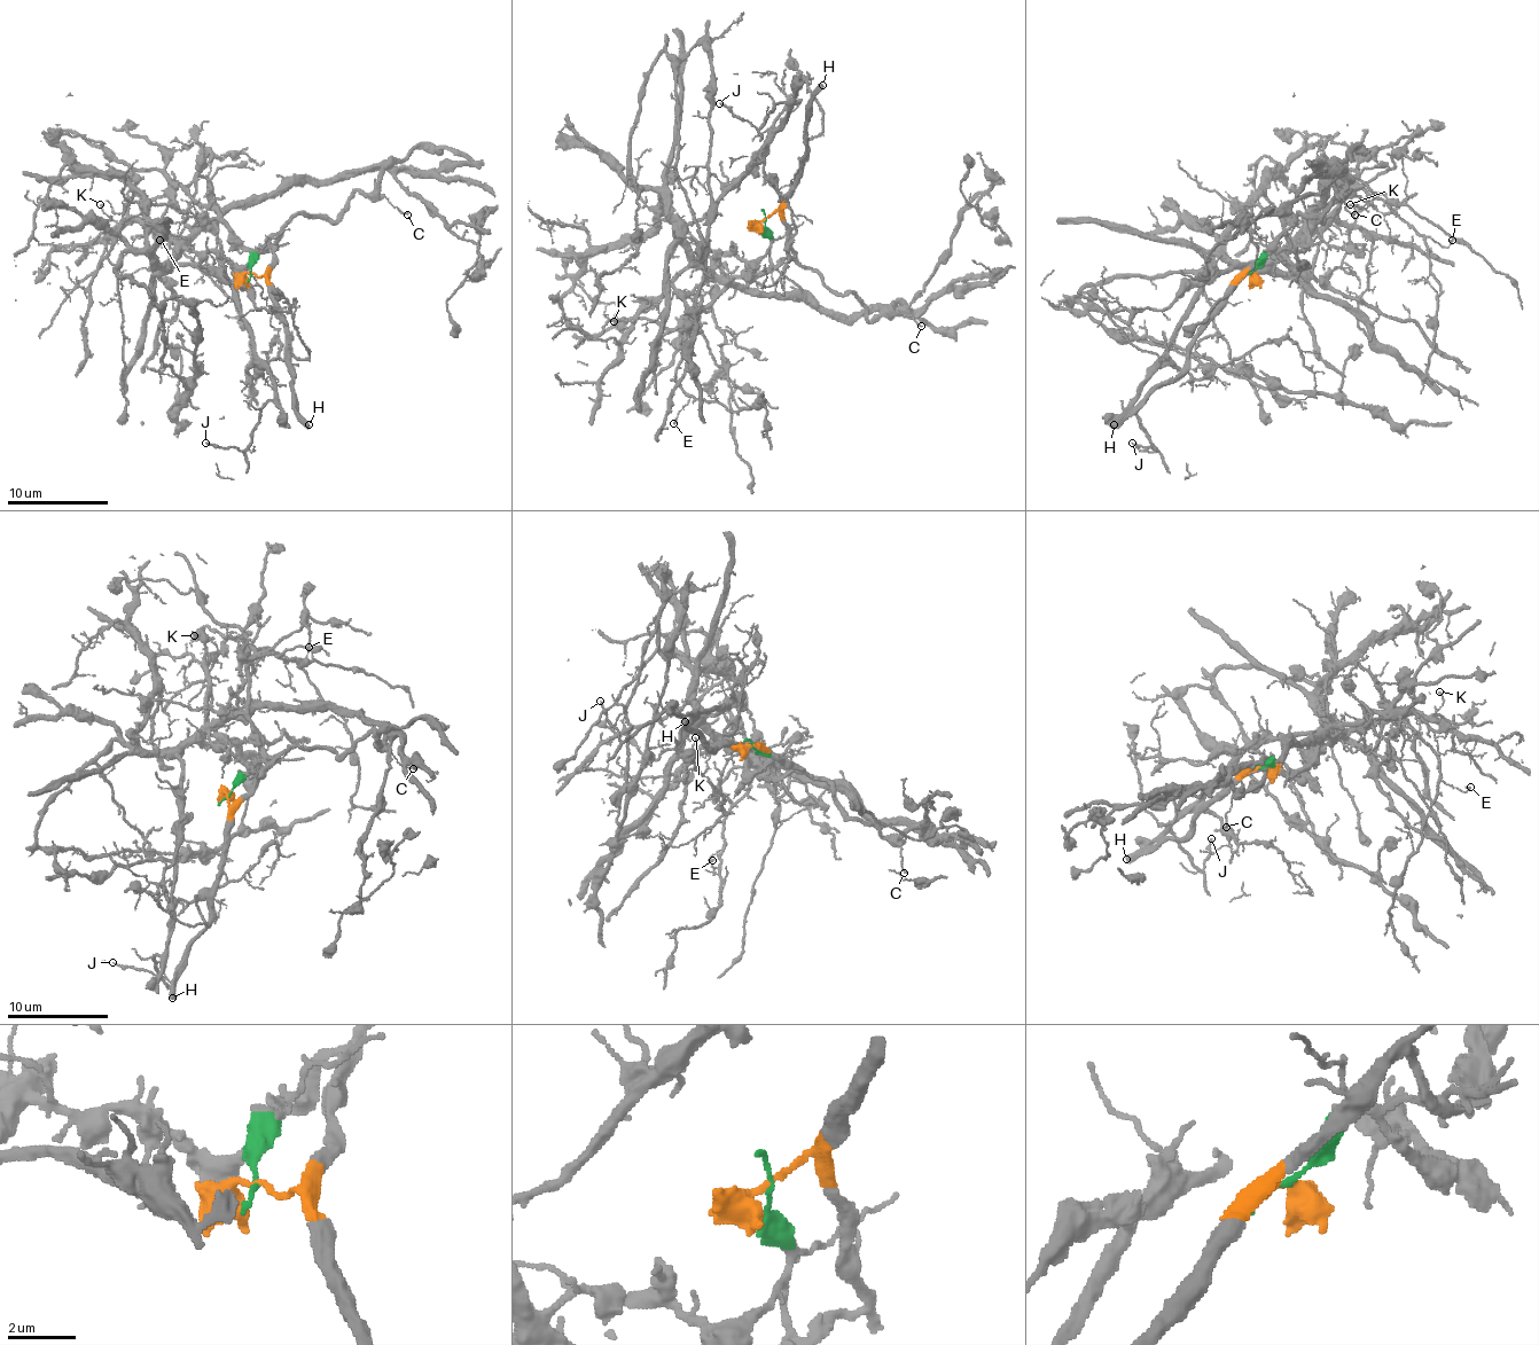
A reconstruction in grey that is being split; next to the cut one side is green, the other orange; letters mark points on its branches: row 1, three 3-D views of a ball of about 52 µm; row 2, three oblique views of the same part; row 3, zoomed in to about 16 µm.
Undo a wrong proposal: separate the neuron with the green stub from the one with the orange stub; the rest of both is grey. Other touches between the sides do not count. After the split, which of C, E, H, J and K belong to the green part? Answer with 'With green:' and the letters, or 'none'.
With green: E, J, K

